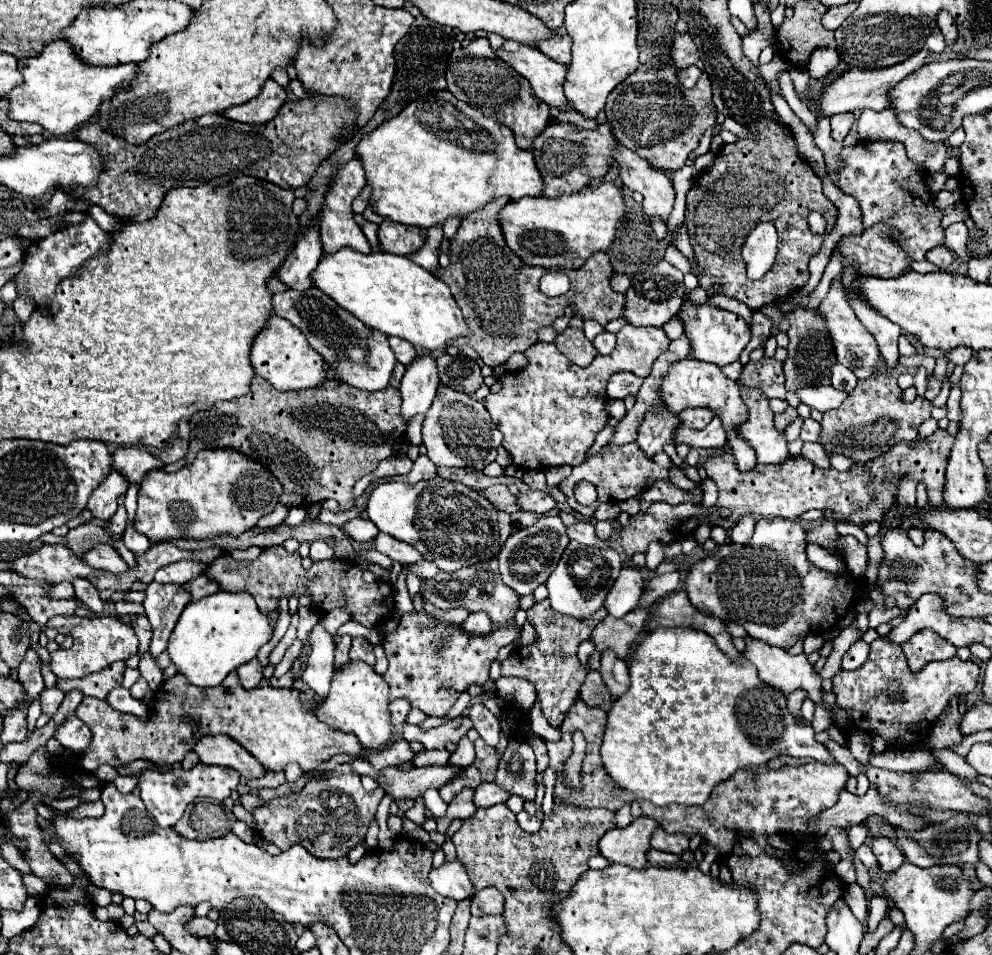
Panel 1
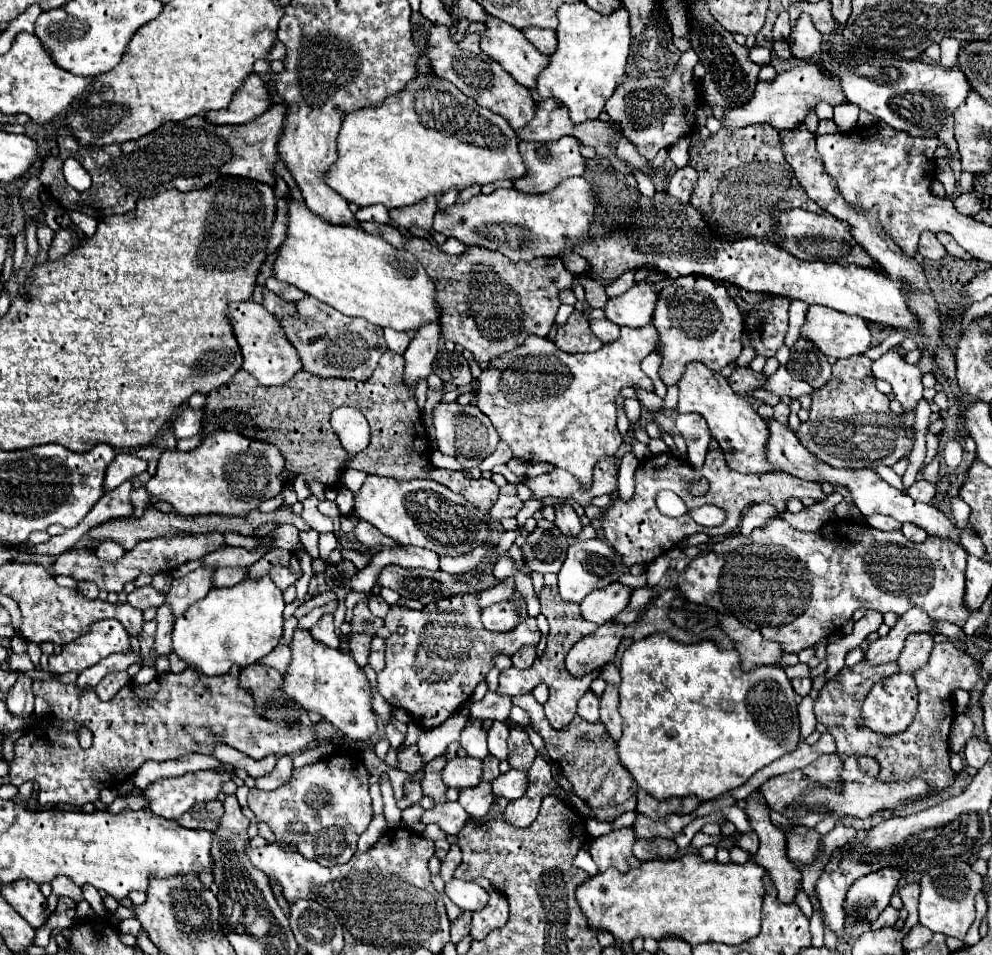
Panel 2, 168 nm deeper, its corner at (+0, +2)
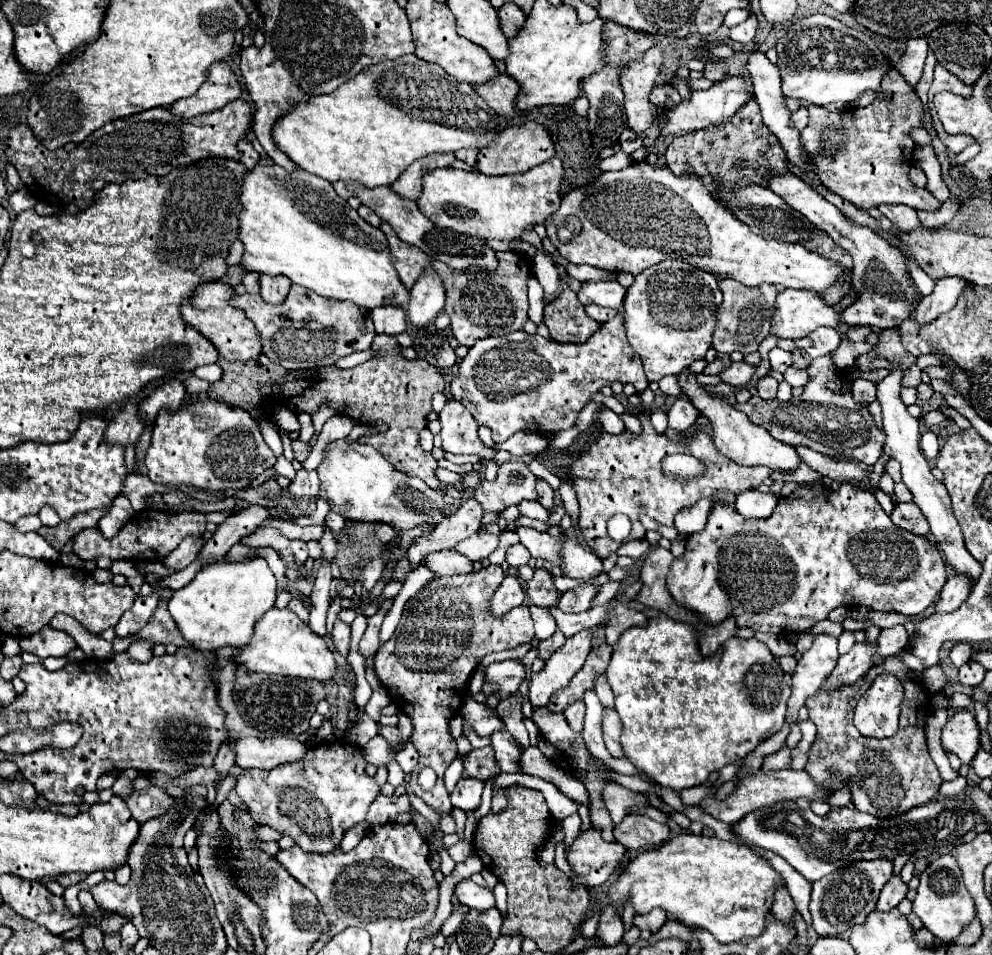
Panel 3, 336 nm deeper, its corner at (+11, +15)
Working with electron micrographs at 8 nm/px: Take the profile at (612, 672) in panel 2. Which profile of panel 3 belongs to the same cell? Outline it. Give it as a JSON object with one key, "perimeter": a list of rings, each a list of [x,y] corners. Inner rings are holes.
{"perimeter":[[[600,675],[596,679],[594,691],[596,691],[596,695],[598,695],[598,699],[600,699],[600,703],[604,707],[614,707],[614,693],[612,693],[612,689],[610,689],[610,685],[608,685],[608,681],[606,681],[604,675]]]}

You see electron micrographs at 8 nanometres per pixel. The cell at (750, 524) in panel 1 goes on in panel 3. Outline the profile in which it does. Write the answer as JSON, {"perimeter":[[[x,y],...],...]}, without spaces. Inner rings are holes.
{"perimeter":[[[750,489],[746,493],[740,493],[734,509],[744,515],[744,519],[766,519],[774,513],[778,505],[778,497],[772,493],[760,493],[756,489]]]}

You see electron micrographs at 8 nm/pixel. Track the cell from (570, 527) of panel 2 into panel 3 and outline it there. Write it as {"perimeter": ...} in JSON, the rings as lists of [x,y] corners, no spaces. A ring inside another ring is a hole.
{"perimeter":[[[536,479],[536,493],[538,493],[538,503],[544,509],[552,509],[554,507],[554,491],[544,479]]]}

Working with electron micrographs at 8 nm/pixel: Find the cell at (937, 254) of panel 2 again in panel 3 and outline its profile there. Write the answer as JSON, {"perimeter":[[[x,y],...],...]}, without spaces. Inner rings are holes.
{"perimeter":[[[880,205],[878,209],[902,231],[912,231],[912,229],[922,227],[916,211],[908,205]]]}

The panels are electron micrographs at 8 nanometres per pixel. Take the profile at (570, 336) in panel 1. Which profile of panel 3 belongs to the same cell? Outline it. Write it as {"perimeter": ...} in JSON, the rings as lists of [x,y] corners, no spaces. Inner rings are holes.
{"perimeter":[[[564,289],[544,307],[544,325],[558,343],[584,343],[600,329],[600,323],[586,315],[572,289]]]}

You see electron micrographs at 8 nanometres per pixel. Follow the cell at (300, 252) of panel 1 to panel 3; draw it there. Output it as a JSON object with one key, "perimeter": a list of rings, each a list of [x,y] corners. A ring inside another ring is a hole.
{"perimeter":[[[260,275],[260,295],[266,303],[270,305],[282,305],[284,303],[284,297],[288,295],[288,289],[290,289],[290,281],[288,277],[268,277],[268,275]]]}

